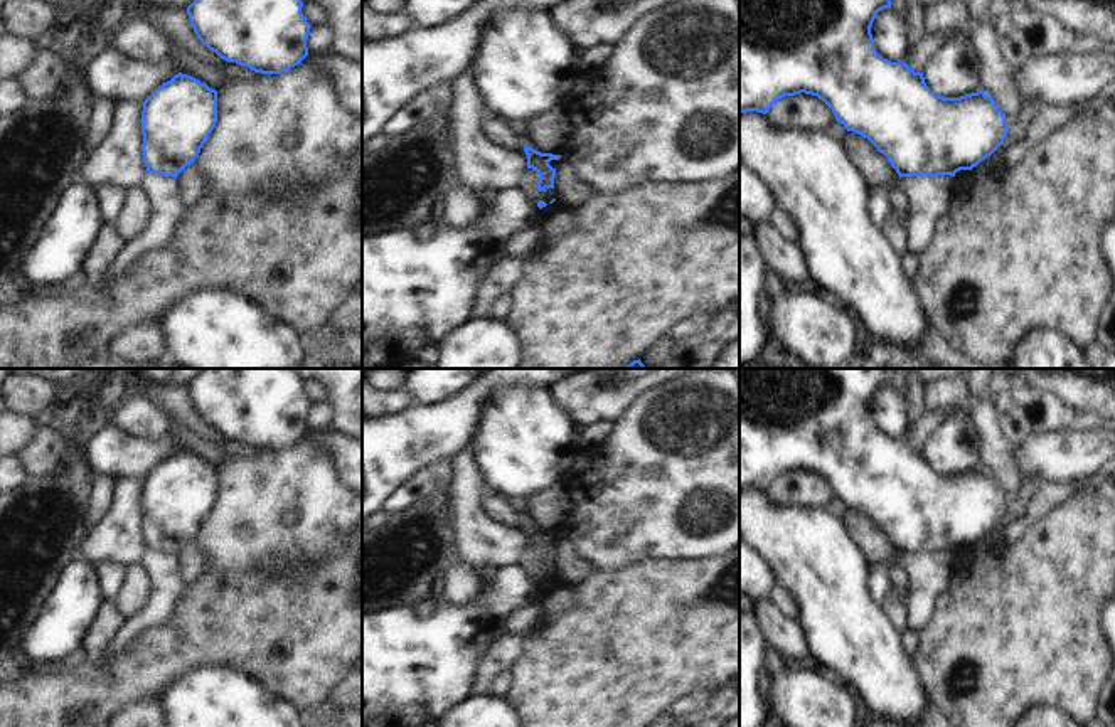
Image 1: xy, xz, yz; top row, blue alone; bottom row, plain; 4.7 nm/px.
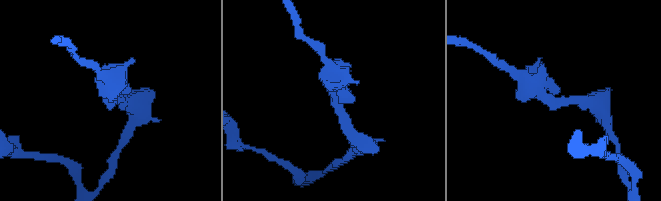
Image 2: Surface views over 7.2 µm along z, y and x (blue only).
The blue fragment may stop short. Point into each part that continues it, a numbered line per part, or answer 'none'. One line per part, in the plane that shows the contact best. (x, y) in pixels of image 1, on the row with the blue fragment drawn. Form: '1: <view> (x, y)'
none

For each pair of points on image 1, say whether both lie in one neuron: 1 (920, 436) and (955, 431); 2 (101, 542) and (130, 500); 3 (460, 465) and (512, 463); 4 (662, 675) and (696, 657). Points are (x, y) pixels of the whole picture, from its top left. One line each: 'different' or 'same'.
1: different
2: same
3: different
4: same

